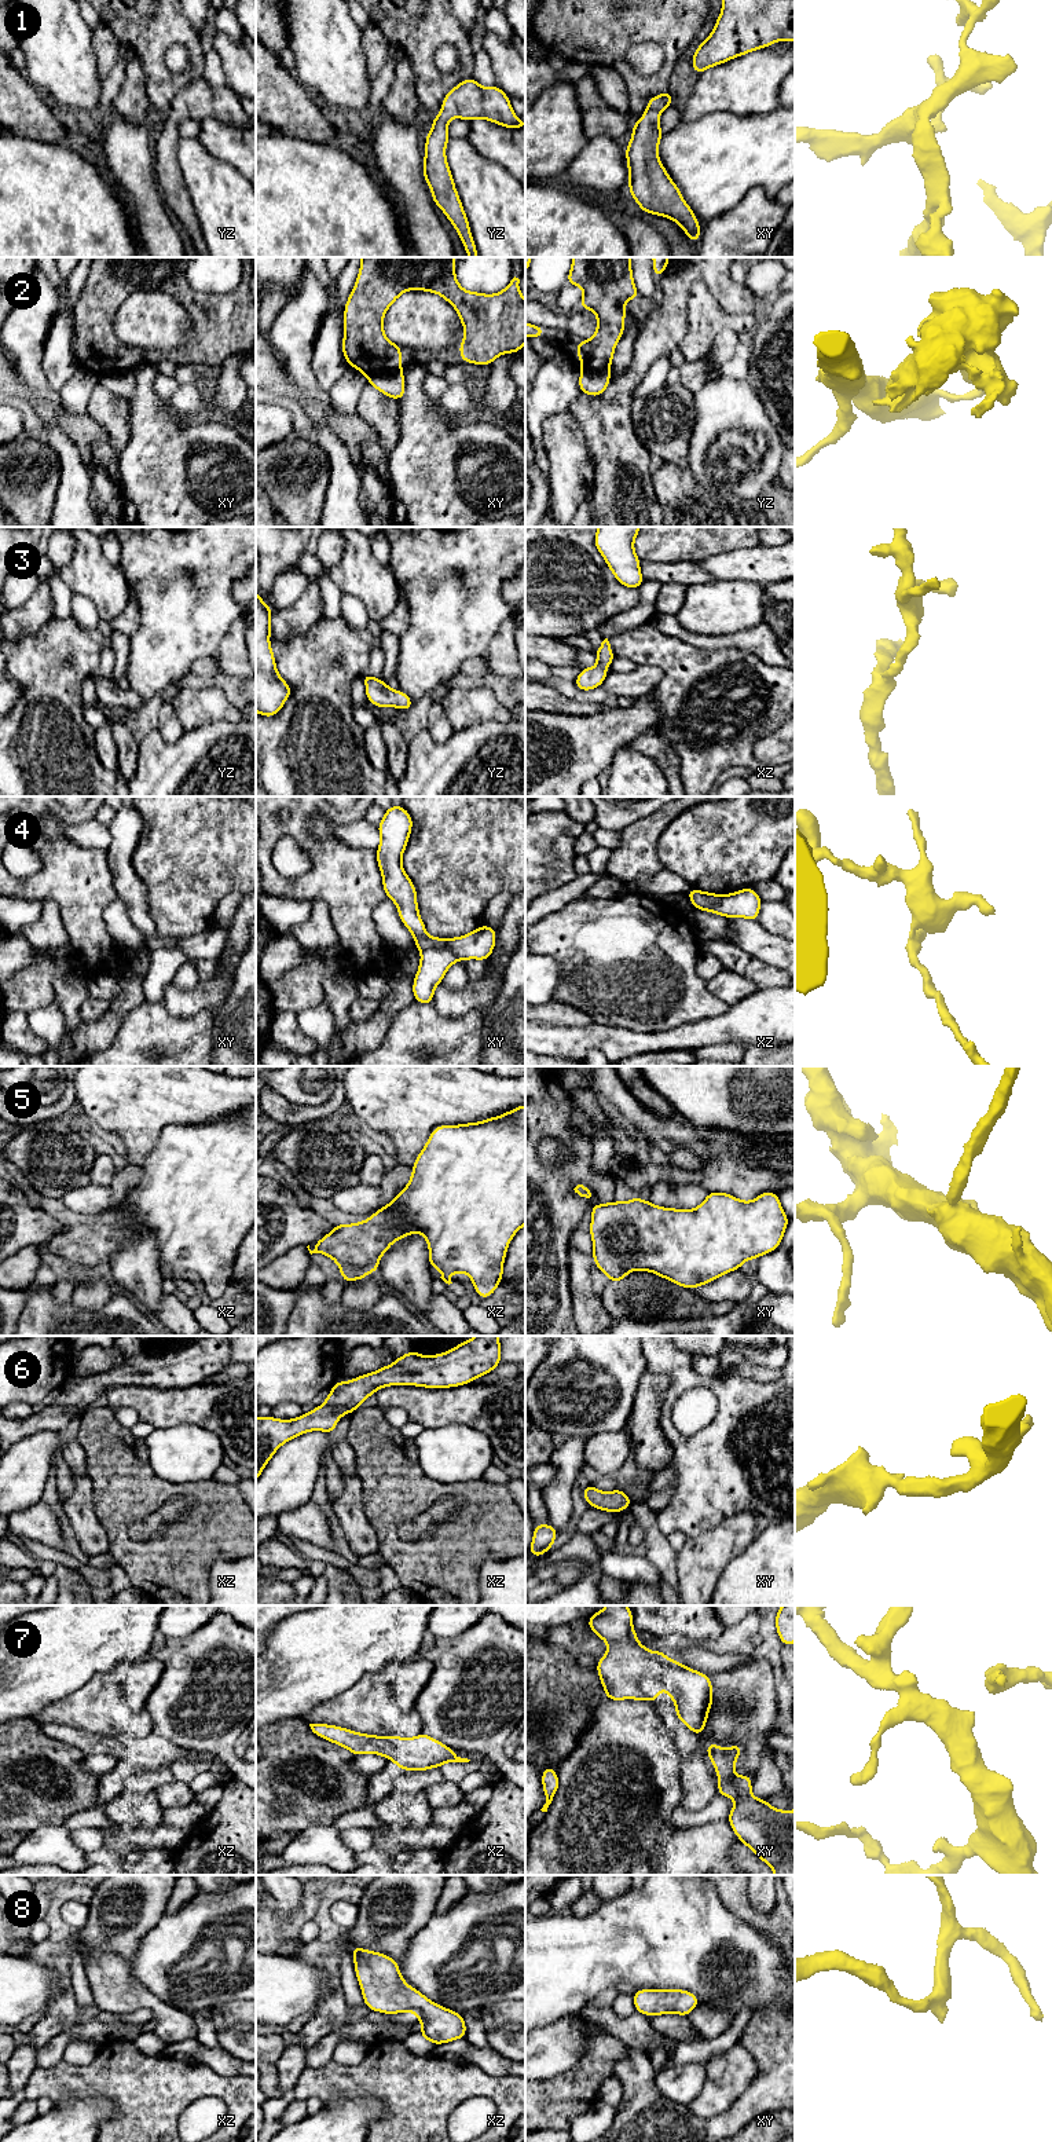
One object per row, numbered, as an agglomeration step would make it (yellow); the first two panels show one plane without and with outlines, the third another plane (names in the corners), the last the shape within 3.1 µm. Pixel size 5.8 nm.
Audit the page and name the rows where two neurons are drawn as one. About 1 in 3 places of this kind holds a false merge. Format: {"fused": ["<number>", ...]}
{"fused": ["2", "4"]}

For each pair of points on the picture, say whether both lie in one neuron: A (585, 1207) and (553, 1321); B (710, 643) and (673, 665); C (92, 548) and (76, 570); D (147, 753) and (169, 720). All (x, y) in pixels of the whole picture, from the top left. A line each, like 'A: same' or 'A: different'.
A: same
B: different
C: same
D: different

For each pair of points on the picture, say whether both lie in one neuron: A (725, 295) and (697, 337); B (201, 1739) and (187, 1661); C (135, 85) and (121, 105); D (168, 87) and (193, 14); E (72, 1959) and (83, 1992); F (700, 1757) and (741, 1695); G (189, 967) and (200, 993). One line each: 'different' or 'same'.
A: different
B: same
C: same
D: different
E: same
F: same
G: different

